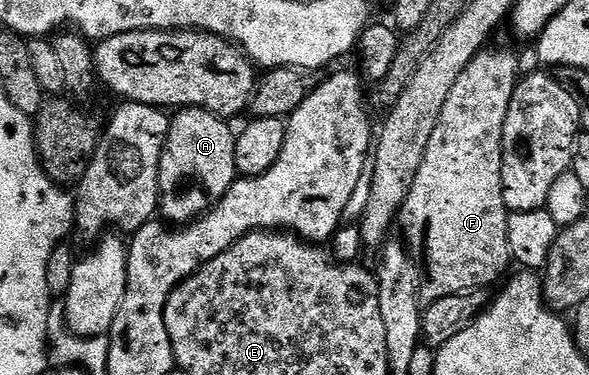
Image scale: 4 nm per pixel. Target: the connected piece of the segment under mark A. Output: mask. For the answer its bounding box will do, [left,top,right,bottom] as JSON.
[158,107,235,225]

